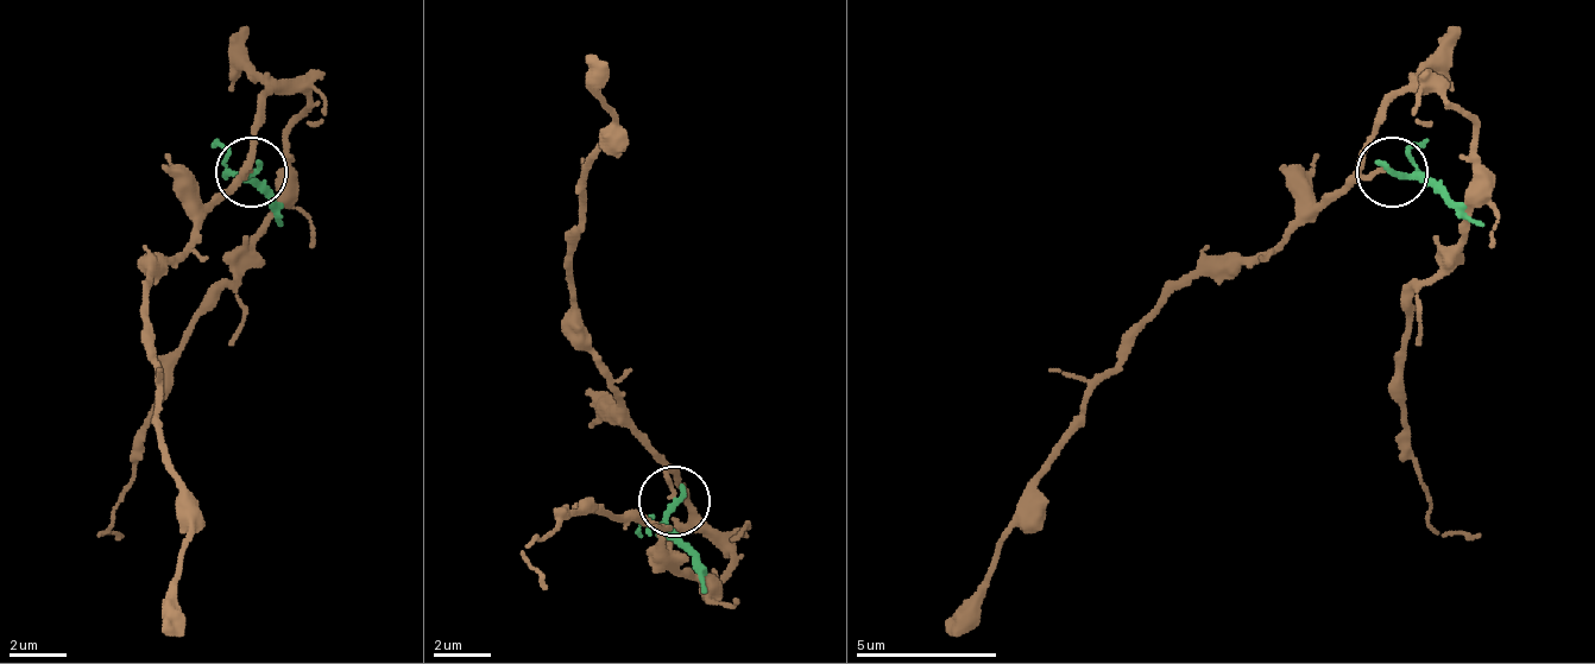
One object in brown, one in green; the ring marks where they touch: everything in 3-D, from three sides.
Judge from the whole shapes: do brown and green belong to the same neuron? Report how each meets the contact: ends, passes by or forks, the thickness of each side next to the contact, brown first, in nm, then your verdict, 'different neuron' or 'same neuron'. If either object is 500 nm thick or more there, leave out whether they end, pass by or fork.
brown ends; green ends; calibres 150 and 260 nm; different neuron

